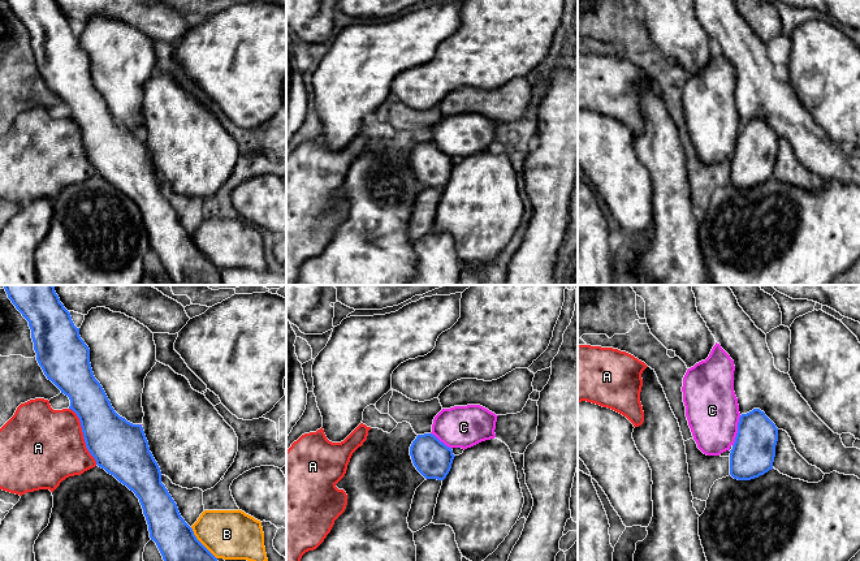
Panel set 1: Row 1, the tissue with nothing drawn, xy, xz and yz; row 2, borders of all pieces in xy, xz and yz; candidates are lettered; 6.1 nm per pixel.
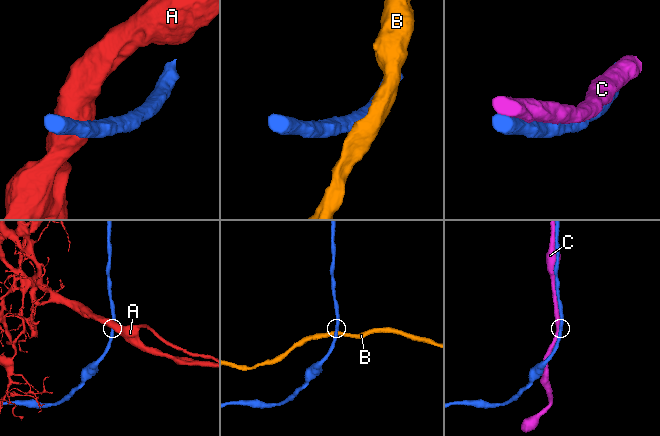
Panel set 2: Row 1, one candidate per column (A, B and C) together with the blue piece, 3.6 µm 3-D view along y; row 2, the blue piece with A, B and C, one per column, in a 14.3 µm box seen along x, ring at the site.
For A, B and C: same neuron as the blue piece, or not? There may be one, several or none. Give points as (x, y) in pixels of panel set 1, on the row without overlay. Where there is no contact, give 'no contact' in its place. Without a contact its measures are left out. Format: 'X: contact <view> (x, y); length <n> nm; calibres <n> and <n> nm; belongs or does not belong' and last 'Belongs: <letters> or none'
A: contact xy (83, 145); length 400 nm; calibres 340 and 480 nm; does not belong
B: contact xy (201, 251); length 260 nm; calibres 300 and 300 nm; does not belong
C: contact yz (738, 139); length 200 nm; calibres 260 and 320 nm; belongs
Belongs: C

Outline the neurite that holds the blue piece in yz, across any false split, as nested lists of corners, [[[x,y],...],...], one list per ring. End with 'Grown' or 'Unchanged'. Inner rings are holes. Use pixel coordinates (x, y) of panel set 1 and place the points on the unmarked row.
[[[716,51],[709,65],[683,86],[686,125],[697,156],[706,164],[730,159],[730,184],[751,189],[773,177],[778,137],[760,117],[739,121],[734,69]]]. Grown

